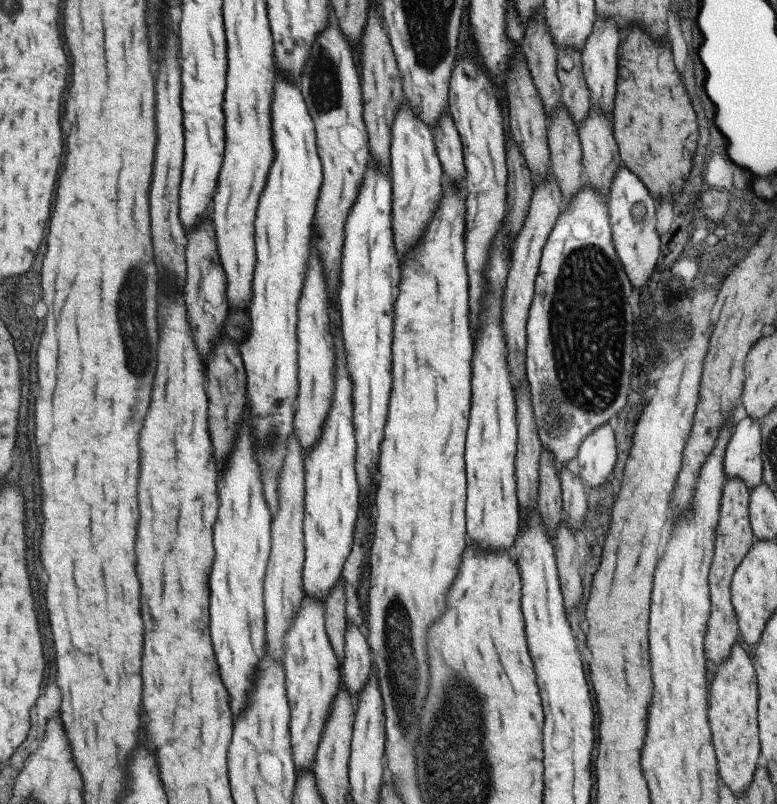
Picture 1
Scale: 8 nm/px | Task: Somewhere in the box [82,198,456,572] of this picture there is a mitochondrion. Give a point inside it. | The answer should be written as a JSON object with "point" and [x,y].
{"point":[131,304]}

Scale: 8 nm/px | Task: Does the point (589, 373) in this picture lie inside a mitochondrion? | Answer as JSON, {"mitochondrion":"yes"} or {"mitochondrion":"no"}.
{"mitochondrion":"yes"}

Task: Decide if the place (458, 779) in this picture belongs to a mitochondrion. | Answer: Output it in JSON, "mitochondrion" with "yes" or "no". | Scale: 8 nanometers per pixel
{"mitochondrion":"yes"}

